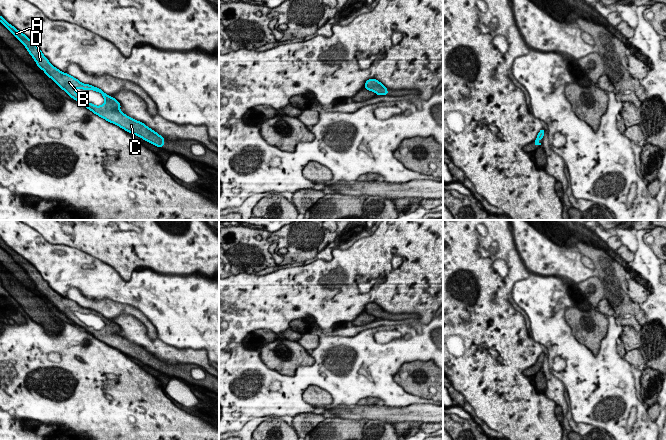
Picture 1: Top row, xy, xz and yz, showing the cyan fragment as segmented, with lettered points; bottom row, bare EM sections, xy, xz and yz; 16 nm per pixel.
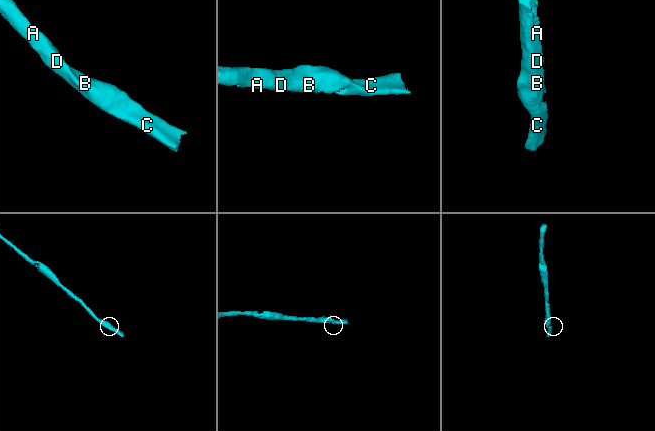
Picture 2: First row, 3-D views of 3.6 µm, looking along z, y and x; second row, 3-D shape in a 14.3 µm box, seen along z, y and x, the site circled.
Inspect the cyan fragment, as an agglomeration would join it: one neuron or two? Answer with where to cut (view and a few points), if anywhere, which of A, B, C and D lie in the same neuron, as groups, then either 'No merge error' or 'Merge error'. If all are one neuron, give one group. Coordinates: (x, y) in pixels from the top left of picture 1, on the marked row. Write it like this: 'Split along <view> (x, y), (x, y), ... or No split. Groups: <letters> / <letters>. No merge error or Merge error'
No split. Groups: A B C D. No merge error

